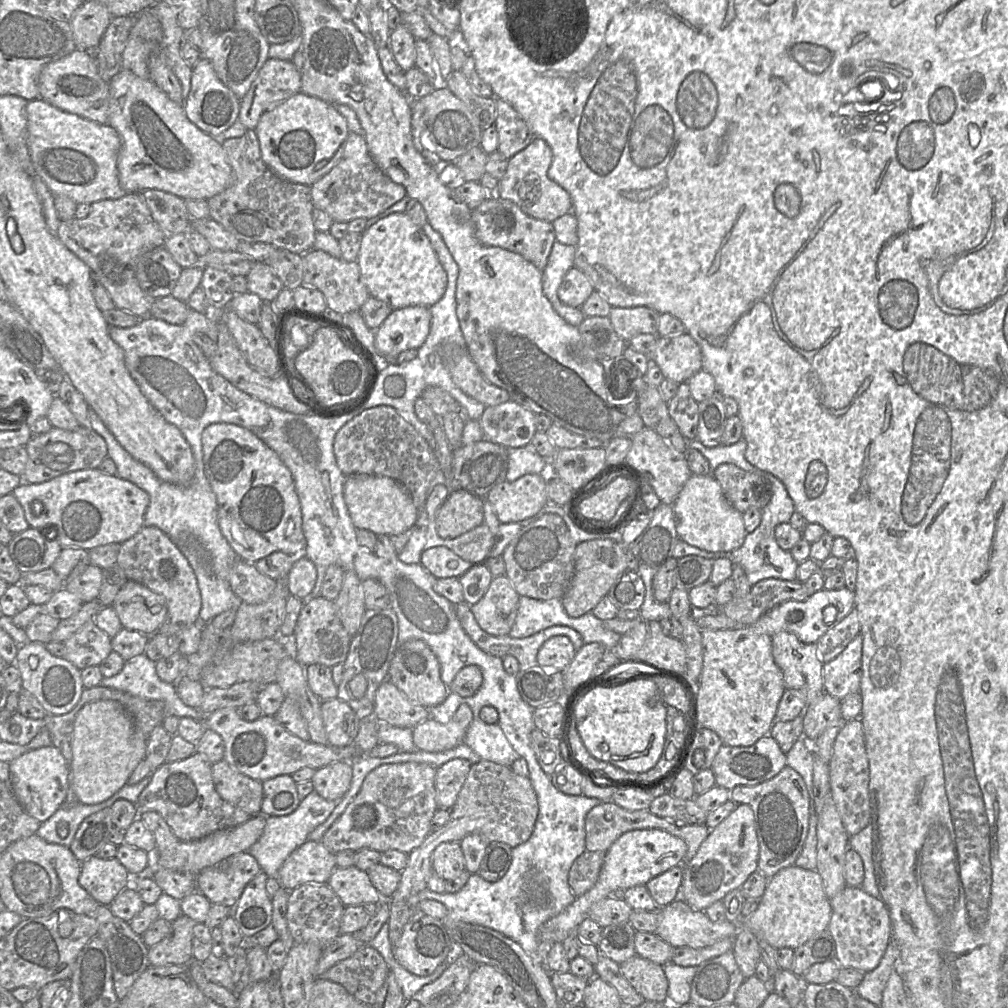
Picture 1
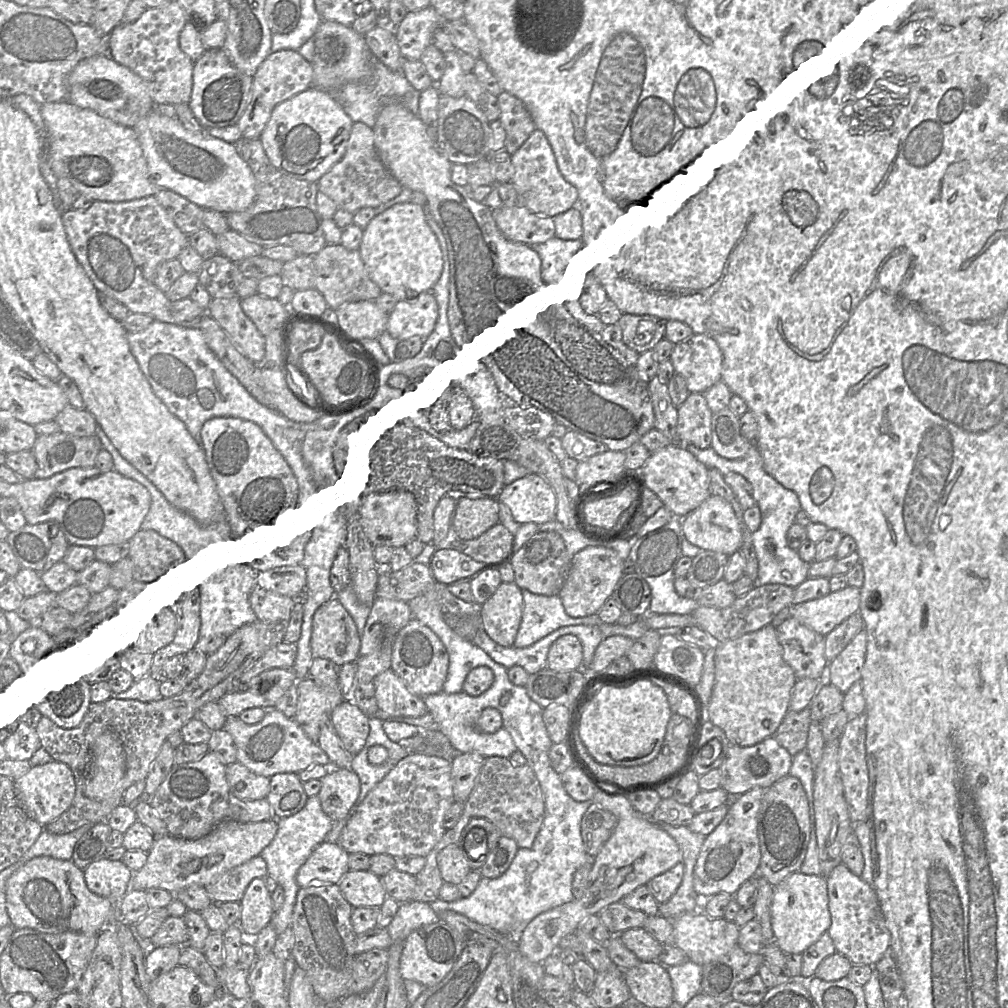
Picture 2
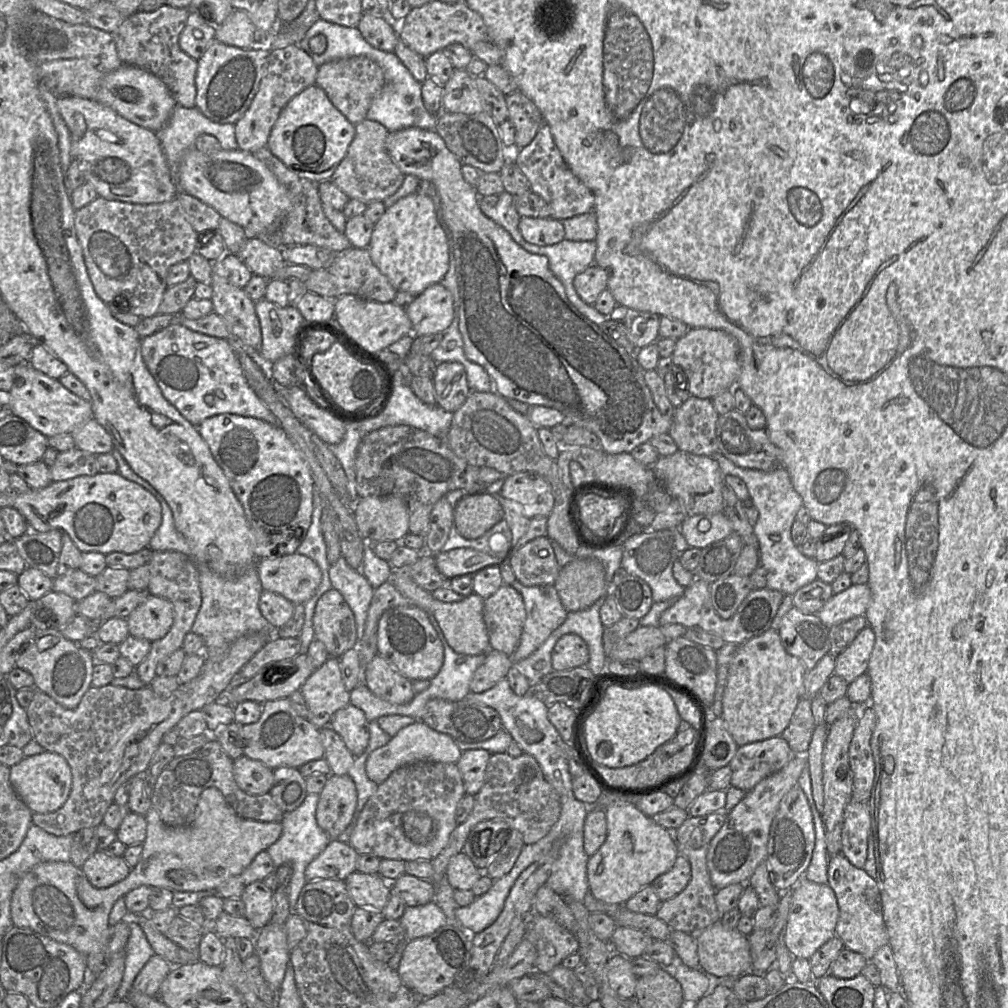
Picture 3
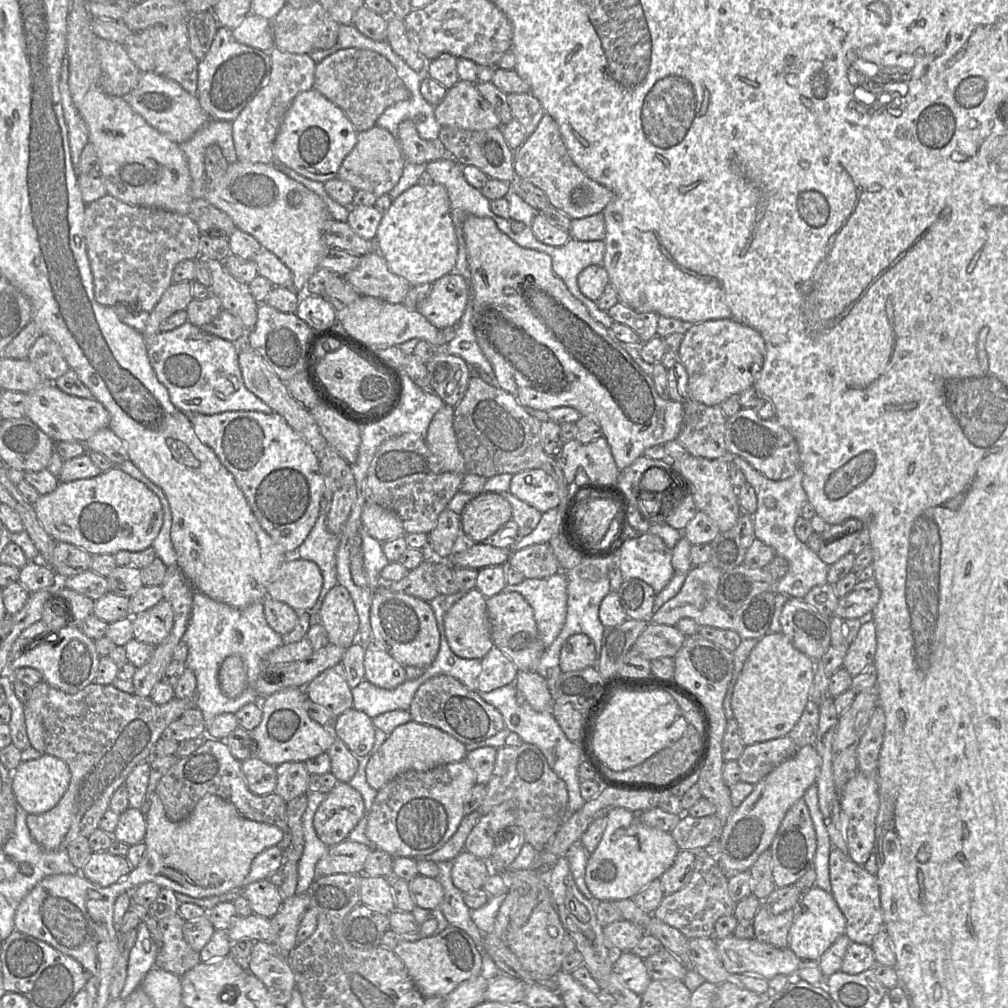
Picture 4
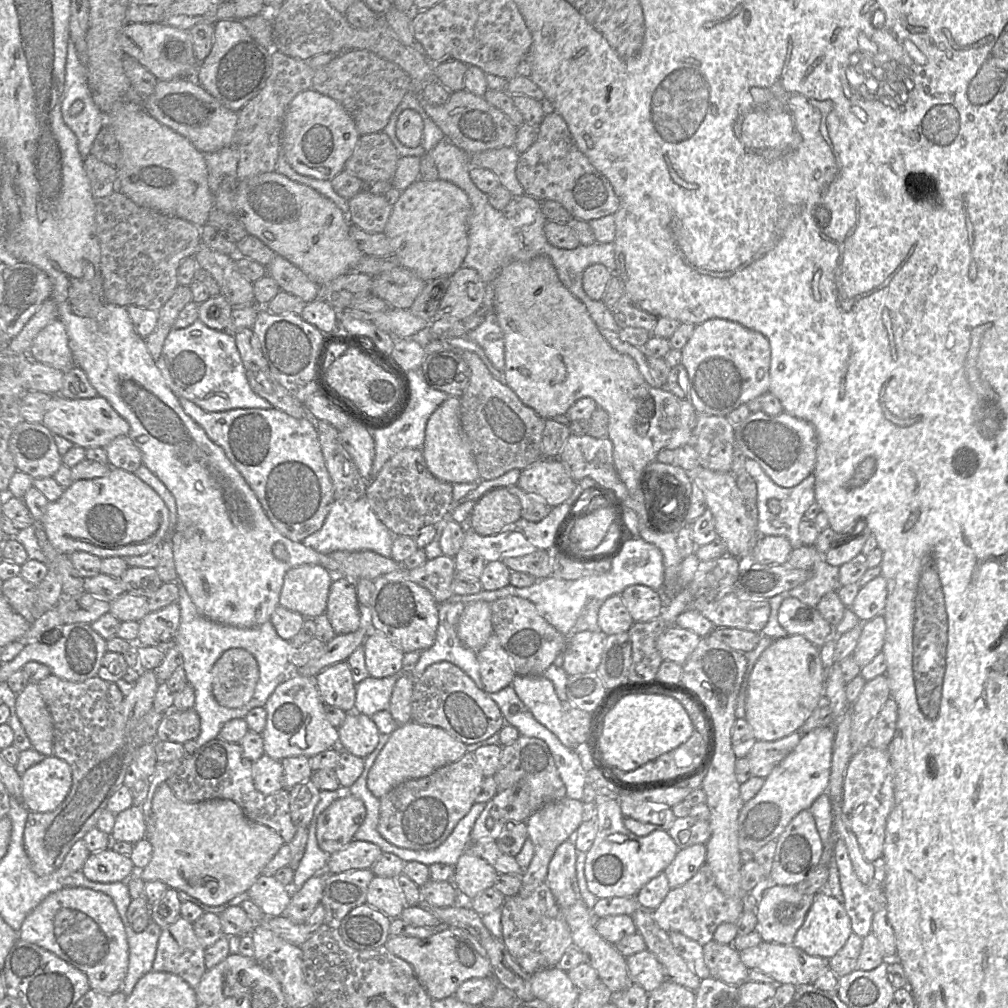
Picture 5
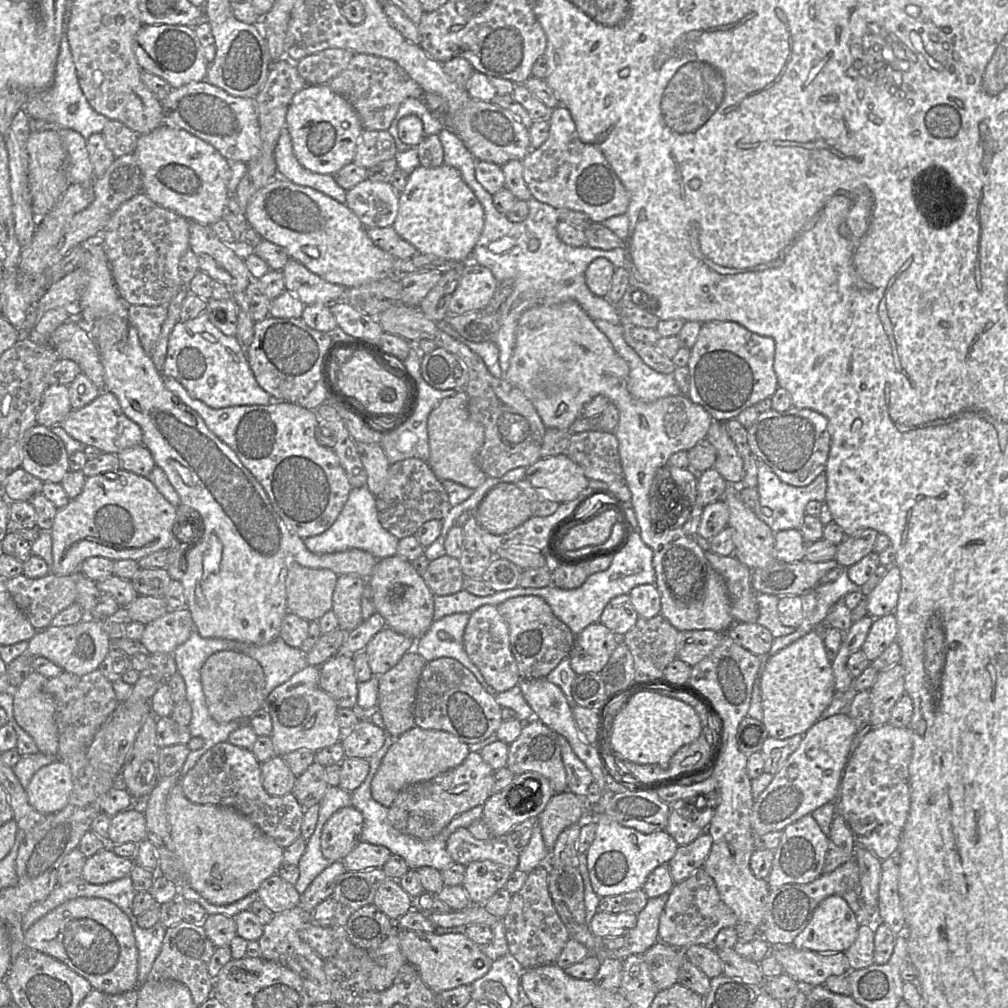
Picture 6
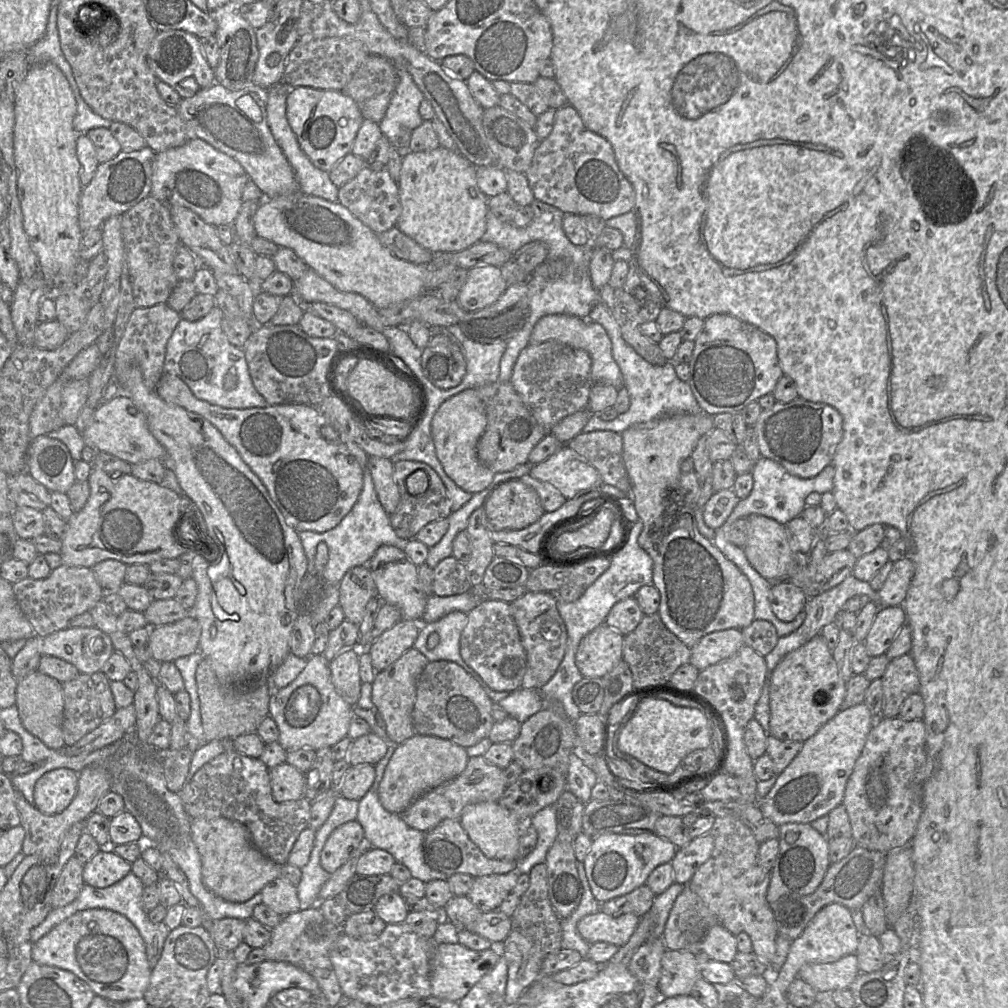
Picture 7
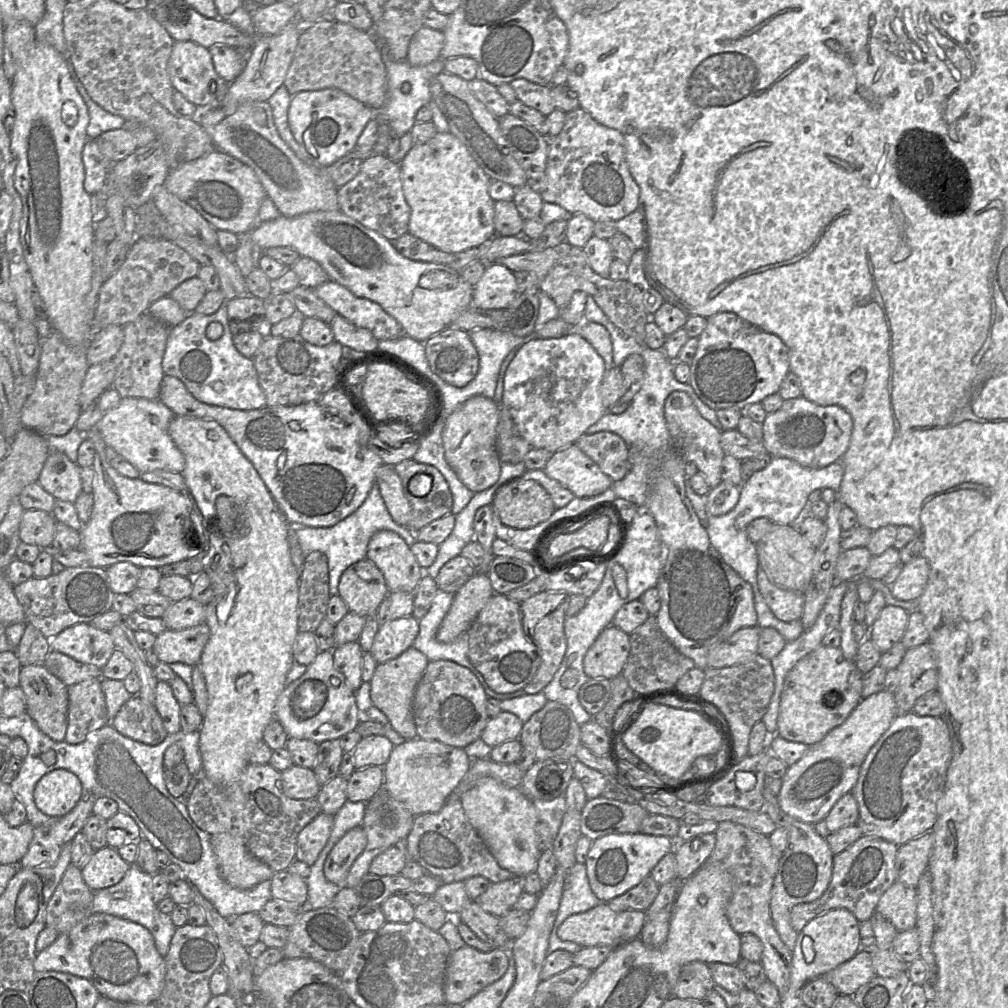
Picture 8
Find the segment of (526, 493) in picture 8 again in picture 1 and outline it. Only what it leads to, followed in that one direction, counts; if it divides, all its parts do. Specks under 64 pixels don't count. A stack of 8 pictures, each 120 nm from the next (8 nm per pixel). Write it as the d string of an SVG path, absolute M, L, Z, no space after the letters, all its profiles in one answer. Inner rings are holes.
M451 489L436 514L436 529L441 538L456 538L484 522L483 497L466 489Z

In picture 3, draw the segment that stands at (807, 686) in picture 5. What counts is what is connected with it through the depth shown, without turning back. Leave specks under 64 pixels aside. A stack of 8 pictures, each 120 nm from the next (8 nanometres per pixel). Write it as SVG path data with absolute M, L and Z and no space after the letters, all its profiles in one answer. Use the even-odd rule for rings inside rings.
M773 628L737 647L729 663L721 718L738 746L781 735L802 698L807 671L799 658L785 650L778 630Z

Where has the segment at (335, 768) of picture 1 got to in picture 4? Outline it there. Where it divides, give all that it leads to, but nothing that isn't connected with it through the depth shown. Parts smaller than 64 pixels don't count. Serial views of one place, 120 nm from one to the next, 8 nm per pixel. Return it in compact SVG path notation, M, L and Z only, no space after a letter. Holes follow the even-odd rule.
M338 782L328 792L314 815L314 828L320 840L331 847L348 838L364 814L361 794L349 783Z

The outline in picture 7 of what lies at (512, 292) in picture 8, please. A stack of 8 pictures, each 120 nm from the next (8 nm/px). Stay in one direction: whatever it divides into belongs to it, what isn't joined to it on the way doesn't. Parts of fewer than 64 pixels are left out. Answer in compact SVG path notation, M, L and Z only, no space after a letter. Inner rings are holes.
M475 266L468 270L456 301L464 311L474 312L496 302L507 287L500 267Z

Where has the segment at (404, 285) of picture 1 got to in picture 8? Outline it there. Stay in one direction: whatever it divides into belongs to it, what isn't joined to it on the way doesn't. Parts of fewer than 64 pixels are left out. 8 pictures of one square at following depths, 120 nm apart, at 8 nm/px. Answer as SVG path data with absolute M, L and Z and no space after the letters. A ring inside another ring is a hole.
M437 132L424 144L413 145L400 162L402 190L411 213L408 232L447 253L478 247L495 234L494 200L489 195L491 180L469 154L464 144L450 132Z

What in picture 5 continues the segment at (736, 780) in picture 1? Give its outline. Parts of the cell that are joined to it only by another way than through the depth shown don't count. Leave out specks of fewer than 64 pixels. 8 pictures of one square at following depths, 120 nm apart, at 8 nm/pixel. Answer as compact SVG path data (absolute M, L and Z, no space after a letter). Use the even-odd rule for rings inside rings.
M799 731L776 740L756 741L747 758L753 776L766 778L799 743L802 734Z

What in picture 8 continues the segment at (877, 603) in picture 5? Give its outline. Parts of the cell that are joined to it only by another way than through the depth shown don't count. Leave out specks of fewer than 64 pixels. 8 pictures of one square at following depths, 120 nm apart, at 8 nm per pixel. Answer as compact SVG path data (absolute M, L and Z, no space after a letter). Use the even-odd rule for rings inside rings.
M924 557L904 564L901 573L890 586L892 595L898 600L917 600L925 589L929 573L930 566Z

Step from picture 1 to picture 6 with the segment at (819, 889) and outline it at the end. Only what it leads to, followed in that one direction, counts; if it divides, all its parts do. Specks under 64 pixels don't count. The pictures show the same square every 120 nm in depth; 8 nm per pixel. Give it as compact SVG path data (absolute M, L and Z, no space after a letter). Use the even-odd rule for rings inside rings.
M842 896L824 899L807 926L792 942L799 950L817 953L845 952L856 940L859 923Z

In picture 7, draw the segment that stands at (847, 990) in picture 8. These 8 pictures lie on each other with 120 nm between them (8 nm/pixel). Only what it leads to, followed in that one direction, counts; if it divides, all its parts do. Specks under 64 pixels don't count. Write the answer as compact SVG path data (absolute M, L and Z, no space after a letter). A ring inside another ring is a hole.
M851 954L831 963L807 963L800 968L798 977L818 993L830 994L849 988L859 974L857 957Z

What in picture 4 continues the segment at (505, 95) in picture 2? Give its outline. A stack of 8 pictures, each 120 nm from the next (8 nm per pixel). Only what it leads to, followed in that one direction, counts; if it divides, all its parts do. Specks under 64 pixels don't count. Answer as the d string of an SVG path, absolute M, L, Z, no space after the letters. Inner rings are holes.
M531 92L511 93L507 98L513 119L519 121L528 136L531 135L545 114L541 103Z

